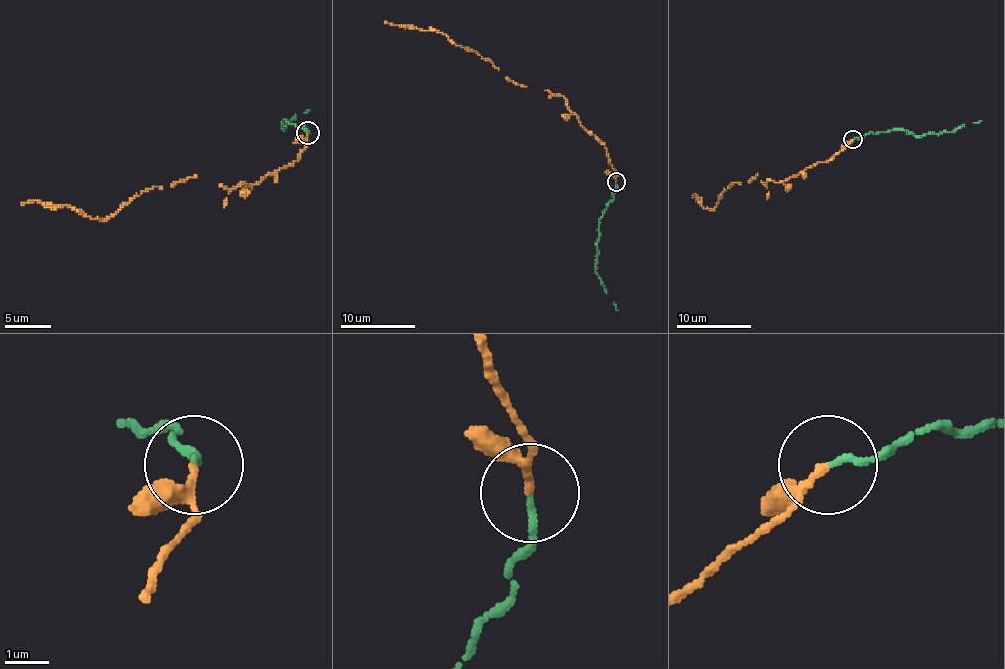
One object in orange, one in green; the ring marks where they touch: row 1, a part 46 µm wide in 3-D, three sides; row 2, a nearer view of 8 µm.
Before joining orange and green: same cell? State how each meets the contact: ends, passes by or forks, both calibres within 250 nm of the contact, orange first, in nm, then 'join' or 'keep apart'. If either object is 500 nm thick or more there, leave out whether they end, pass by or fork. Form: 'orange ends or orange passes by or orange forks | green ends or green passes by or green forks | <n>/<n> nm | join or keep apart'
orange passes by | green ends | 110/130 nm | join

